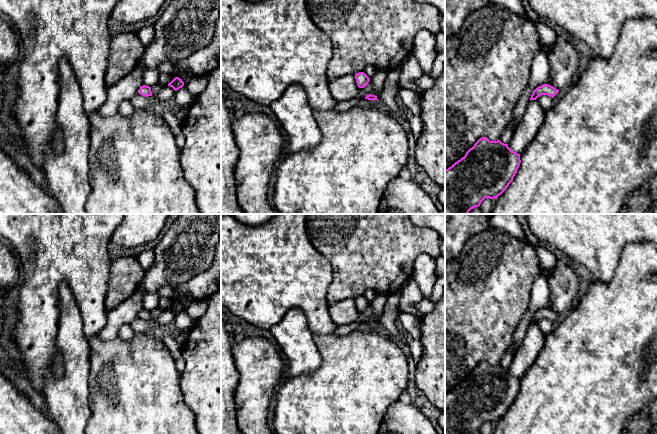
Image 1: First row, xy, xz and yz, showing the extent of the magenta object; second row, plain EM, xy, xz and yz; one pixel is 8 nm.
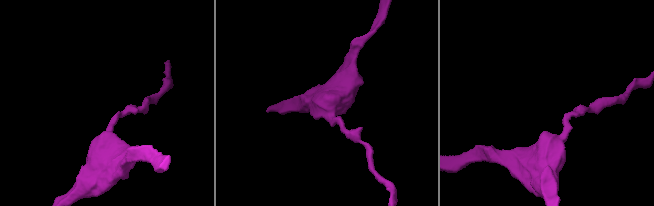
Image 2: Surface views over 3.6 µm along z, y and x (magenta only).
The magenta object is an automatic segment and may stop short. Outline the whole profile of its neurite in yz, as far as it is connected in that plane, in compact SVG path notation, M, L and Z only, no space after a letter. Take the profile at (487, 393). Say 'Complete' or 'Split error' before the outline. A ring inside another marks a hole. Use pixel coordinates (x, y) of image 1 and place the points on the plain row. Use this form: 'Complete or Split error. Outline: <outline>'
Complete. Outline: M487 361L480 362L464 381L445 394L445 434L471 434L479 431L485 422L497 423L513 405L520 387L520 378L512 375L508 368L500 364L490 365Z

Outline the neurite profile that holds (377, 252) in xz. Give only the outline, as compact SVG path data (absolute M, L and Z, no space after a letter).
M307 214L306 221L307 235L312 246L331 263L333 269L333 280L327 292L327 300L329 303L336 303L345 299L363 296L367 290L375 293L385 293L387 295L401 291L403 286L413 278L413 267L417 257L423 253L429 254L436 258L441 255L440 237L435 231L430 231L422 227L416 227L409 221L409 214Z

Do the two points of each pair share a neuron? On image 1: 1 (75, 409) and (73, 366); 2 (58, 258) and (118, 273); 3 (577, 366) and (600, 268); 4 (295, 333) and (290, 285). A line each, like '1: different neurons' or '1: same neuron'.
1: same neuron
2: different neurons
3: different neurons
4: different neurons

